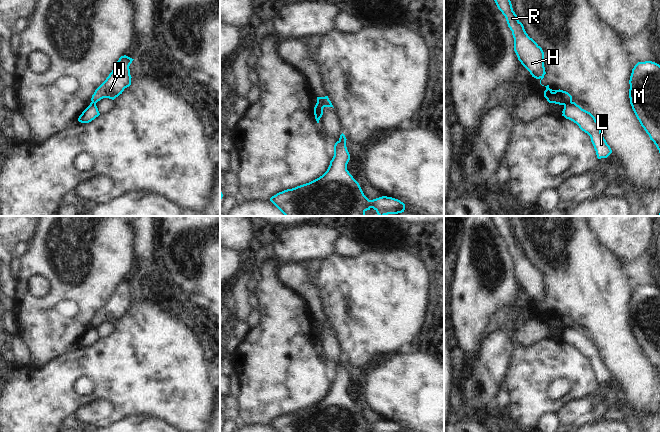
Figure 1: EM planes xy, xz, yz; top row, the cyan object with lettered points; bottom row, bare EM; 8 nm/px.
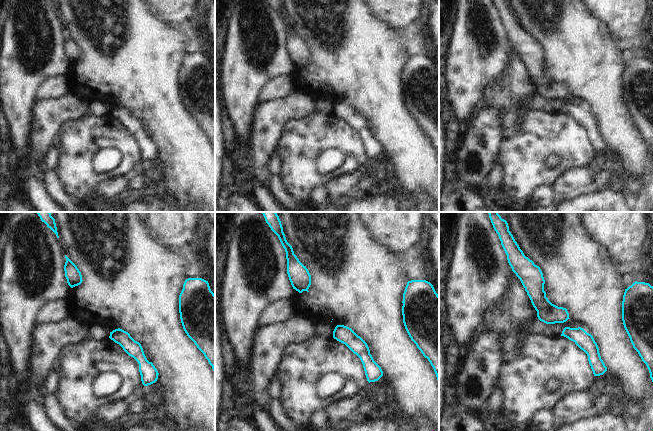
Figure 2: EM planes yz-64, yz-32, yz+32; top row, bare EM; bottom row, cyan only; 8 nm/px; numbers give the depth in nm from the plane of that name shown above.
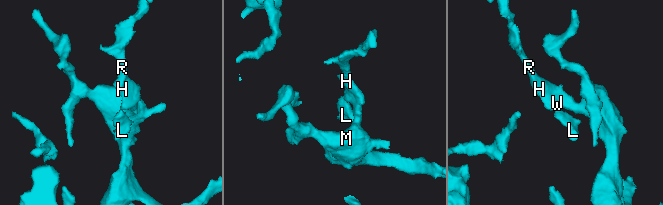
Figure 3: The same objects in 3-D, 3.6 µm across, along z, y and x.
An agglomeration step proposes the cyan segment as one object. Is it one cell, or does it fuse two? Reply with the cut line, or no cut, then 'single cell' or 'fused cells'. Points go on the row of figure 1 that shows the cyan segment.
cut in yz along (572, 102), (567, 102), (564, 105); fused cells

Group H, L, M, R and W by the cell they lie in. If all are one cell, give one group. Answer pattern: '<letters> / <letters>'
H M R W / L

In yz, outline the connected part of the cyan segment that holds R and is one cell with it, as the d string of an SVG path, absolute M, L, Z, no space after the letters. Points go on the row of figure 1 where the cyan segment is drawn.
M494 0L498 9L505 16L508 27L514 38L514 51L521 64L530 72L532 77L541 80L544 78L544 52L542 48L528 36L523 24L513 11L510 0Z

